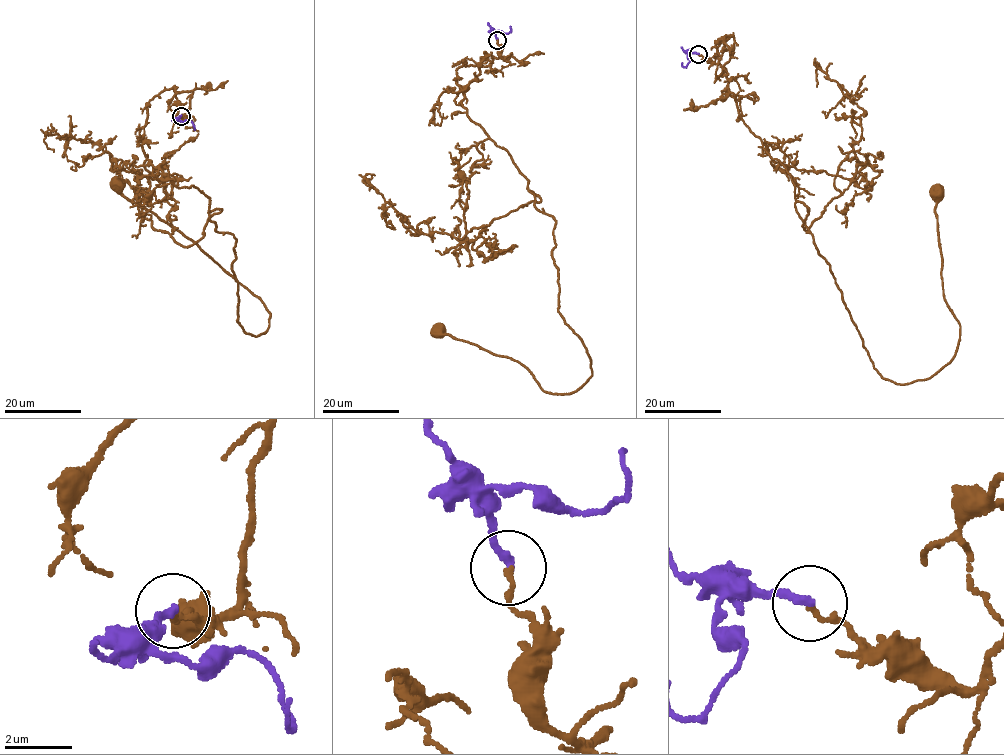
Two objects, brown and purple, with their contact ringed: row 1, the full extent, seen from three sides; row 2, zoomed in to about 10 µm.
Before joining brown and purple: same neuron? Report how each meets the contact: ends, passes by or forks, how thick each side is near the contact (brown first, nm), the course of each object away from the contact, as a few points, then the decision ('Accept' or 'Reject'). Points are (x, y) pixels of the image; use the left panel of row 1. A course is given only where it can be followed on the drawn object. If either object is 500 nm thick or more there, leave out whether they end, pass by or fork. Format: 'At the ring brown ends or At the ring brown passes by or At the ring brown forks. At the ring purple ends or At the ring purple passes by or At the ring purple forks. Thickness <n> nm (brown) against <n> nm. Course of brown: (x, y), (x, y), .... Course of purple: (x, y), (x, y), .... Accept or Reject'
At the ring brown ends. At the ring purple ends. Thickness 160 nm (brown) against 240 nm. Course of brown: (181, 116), (192, 92), (151, 99), (144, 167), (209, 198), (237, 321), (266, 331), (117, 186). Course of purple: (181, 116), (179, 119), (190, 120), (194, 126). Reject

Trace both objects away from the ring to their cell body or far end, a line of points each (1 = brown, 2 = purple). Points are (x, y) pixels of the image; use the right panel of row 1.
1: (698, 54), (716, 64), (733, 34), (717, 56), (741, 119), (902, 384), (960, 339), (936, 194)
2: (698, 54), (687, 56), (691, 59), (685, 66), (681, 63)

